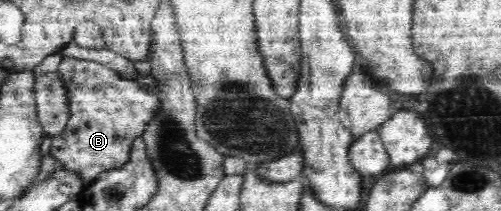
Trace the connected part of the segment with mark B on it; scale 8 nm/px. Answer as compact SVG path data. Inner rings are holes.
M65 57L57 69L62 74L66 92L68 92L68 108L70 116L64 131L52 138L49 154L58 164L64 164L70 171L80 172L82 183L91 182L105 171L122 167L129 159L134 140L142 136L146 126L156 117L161 109L161 98L152 90L139 84L136 79L129 80L120 76L117 71L94 61L81 61Z

